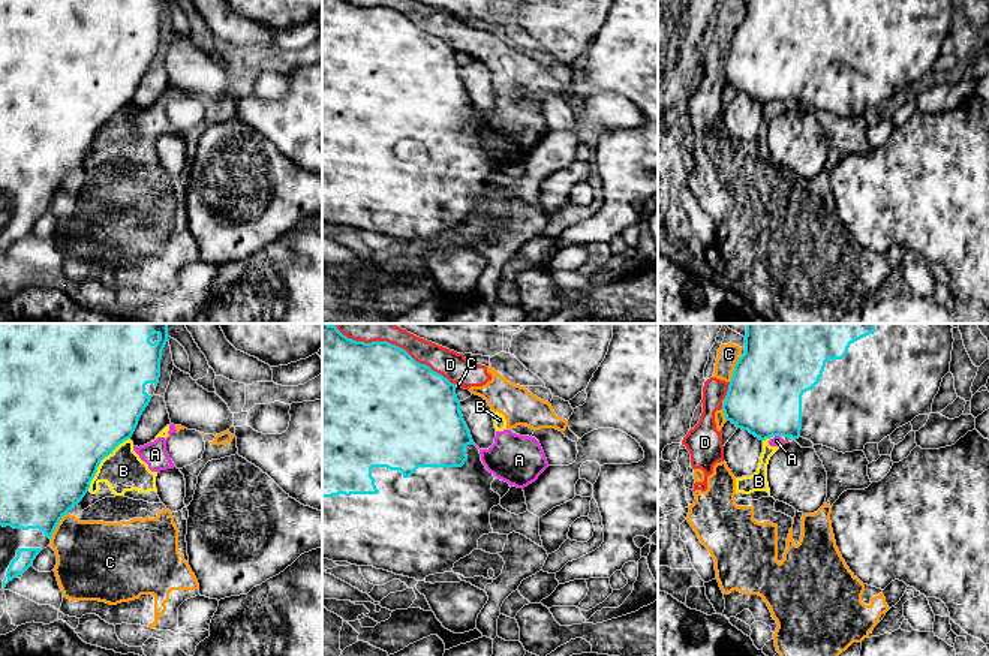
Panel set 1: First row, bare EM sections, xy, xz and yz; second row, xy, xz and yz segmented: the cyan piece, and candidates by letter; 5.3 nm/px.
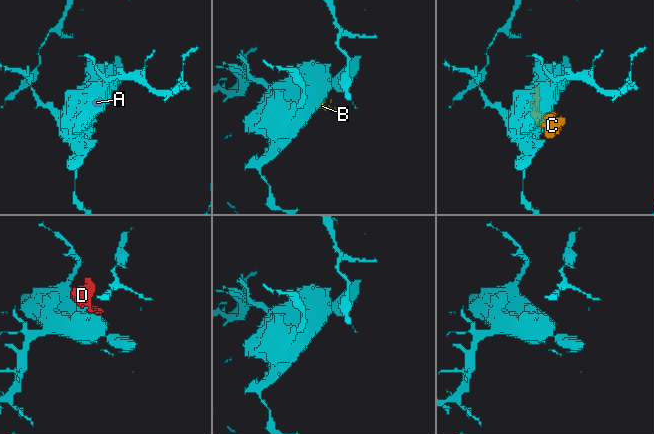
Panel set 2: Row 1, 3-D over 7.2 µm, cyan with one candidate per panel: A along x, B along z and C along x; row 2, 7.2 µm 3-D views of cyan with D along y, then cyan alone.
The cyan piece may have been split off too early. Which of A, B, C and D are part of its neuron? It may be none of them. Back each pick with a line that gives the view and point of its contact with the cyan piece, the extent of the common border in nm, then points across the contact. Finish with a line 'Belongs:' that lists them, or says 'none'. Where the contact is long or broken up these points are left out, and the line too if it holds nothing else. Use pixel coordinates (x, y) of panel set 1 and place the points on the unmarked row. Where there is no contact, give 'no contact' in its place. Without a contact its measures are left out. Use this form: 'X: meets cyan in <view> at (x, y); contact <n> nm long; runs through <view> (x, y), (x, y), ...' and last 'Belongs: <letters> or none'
Belongs: none

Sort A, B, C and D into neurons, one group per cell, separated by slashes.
A B C D

